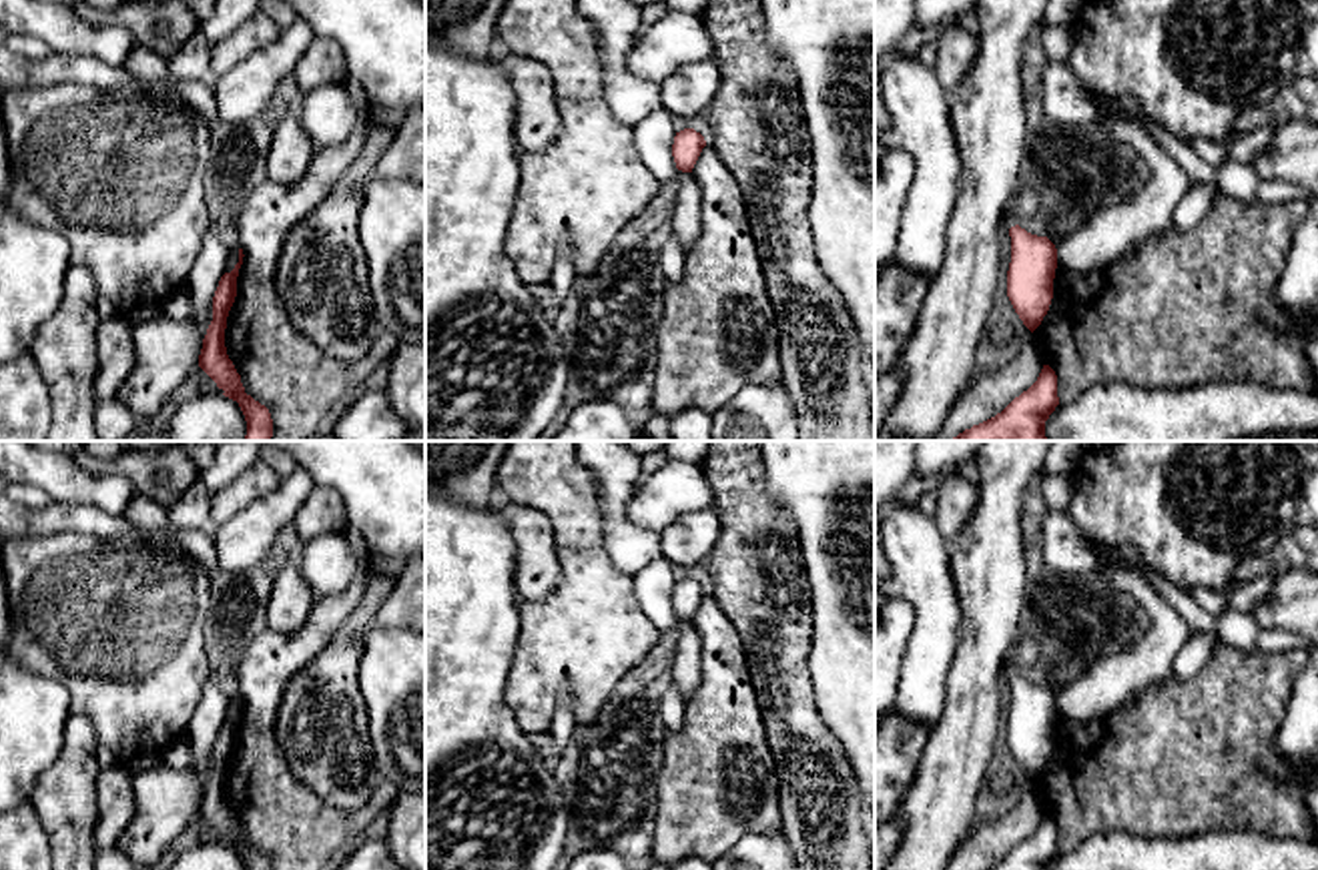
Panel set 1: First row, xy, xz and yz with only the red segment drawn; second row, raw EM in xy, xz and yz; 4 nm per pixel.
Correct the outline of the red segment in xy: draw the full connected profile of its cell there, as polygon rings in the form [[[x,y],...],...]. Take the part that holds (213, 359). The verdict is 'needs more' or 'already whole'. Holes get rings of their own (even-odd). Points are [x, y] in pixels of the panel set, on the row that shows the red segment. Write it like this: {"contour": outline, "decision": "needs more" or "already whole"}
{"contour": [[[239,249],[239,263],[231,273],[225,273],[213,297],[213,321],[203,339],[203,349],[199,355],[199,367],[223,389],[225,397],[239,403],[245,421],[247,435],[245,441],[271,441],[273,419],[265,405],[255,401],[245,393],[241,375],[237,373],[233,361],[225,347],[227,317],[237,297],[237,277],[243,265],[243,249]]], "decision": "already whole"}

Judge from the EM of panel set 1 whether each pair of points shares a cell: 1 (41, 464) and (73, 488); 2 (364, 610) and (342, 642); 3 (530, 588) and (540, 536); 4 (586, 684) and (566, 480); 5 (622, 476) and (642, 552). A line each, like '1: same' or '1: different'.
1: same
2: same
3: same
4: same
5: same

